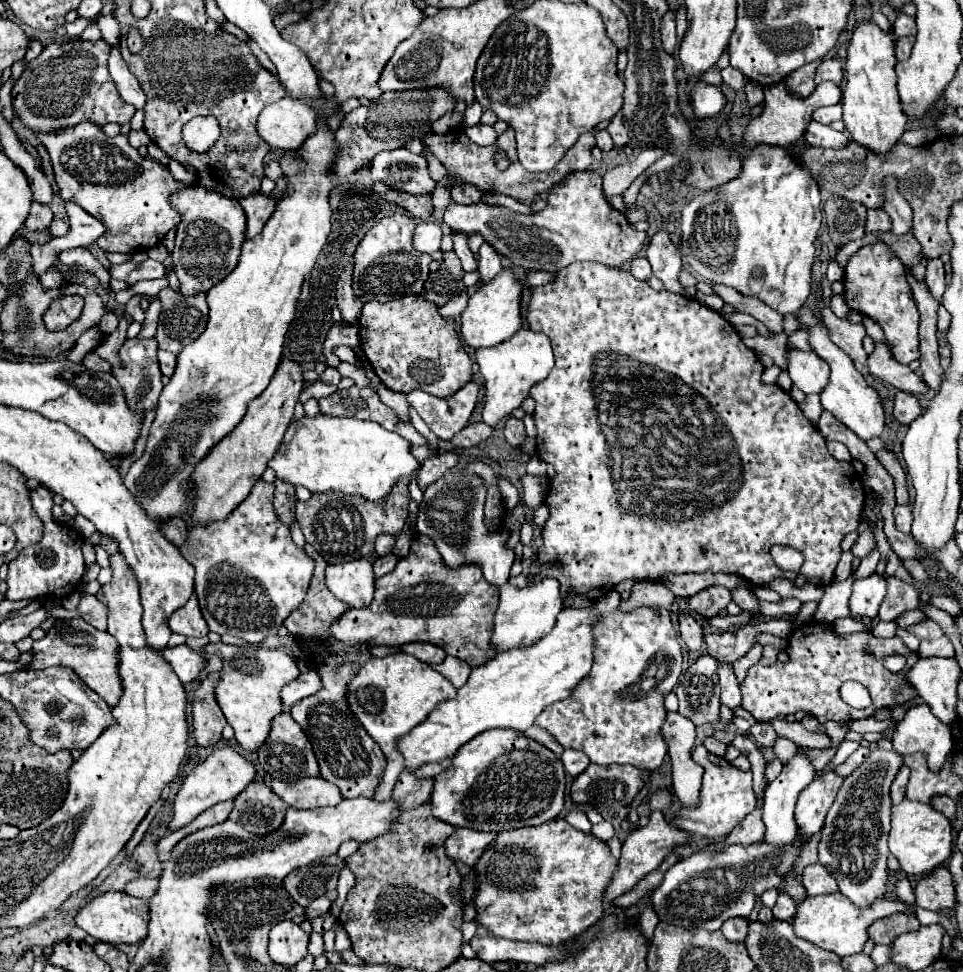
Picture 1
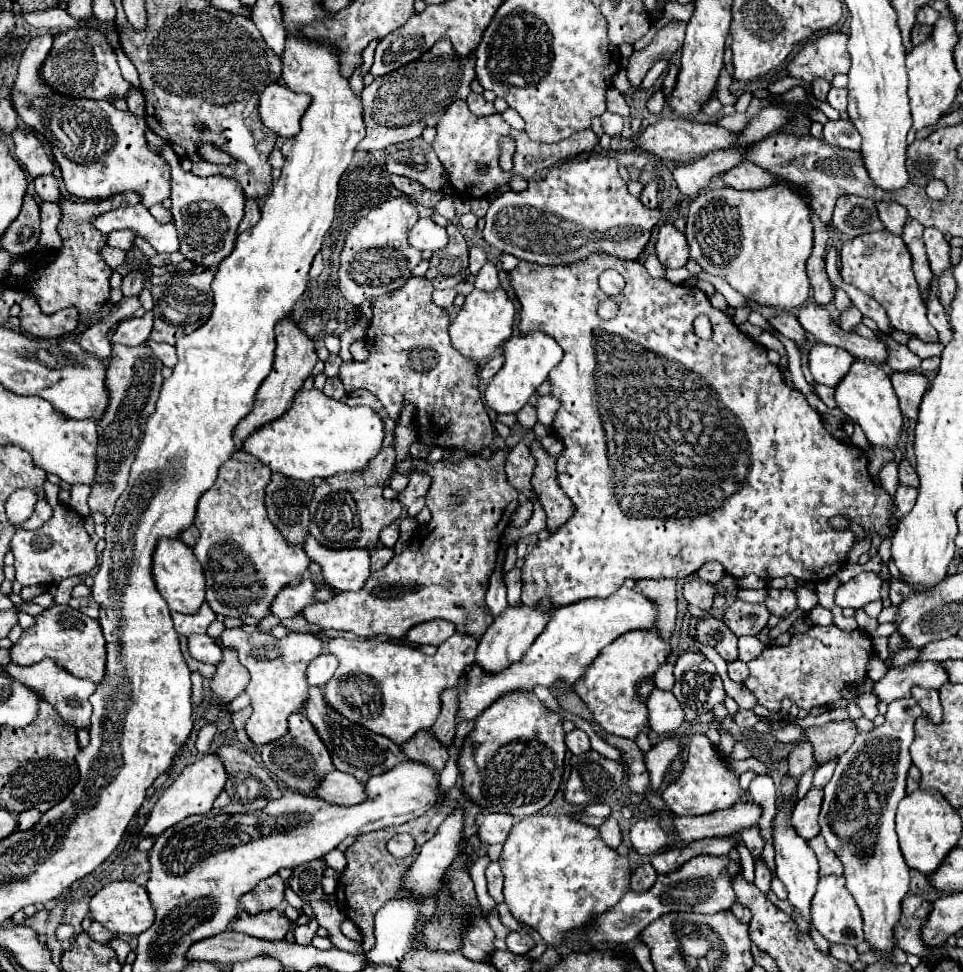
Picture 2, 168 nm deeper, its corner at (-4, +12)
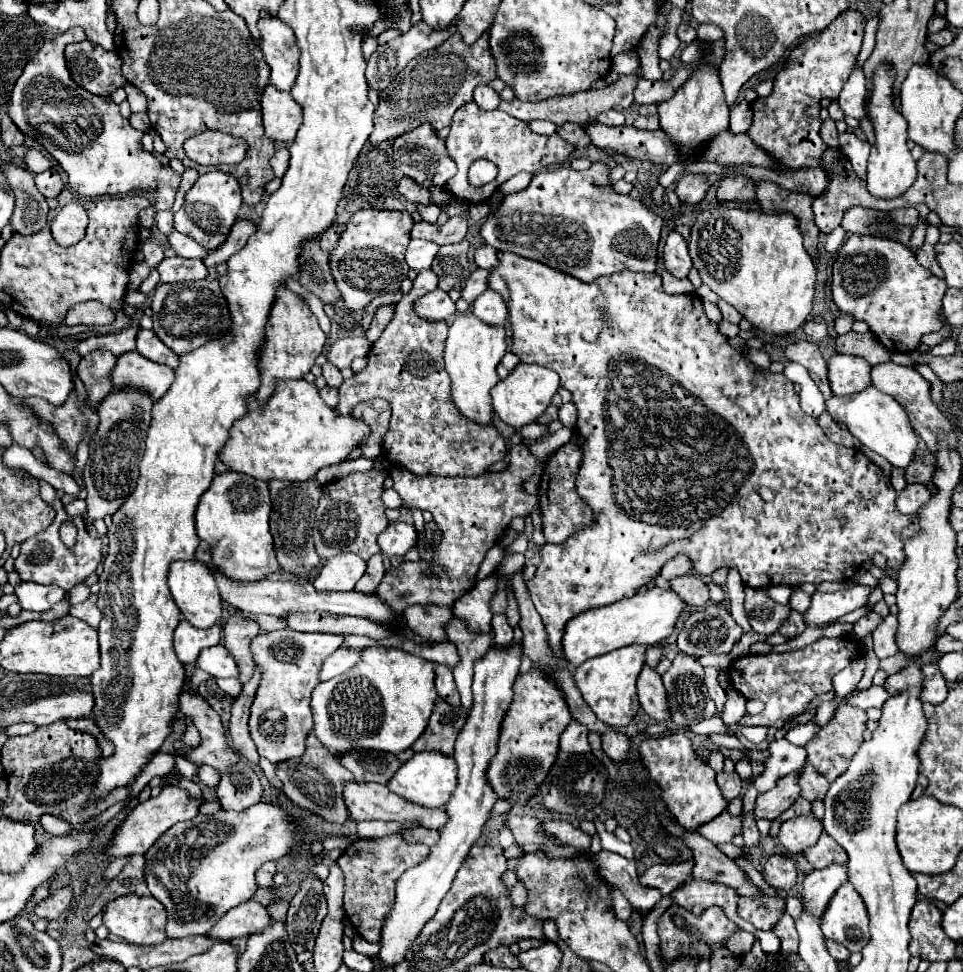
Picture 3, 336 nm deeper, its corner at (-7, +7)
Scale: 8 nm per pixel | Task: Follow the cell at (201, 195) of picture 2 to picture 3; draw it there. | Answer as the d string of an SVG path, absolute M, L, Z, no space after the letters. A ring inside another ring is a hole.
M211 171L199 175L199 179L187 191L183 207L175 213L175 229L185 233L187 237L193 237L193 241L201 241L207 253L213 253L229 237L233 223L237 221L241 201L243 199L241 199L241 187L237 177L223 171Z

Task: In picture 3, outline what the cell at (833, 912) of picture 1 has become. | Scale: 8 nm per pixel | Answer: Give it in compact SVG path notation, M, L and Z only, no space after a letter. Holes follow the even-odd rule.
M851 883L841 885L829 901L823 917L821 931L827 939L845 945L851 953L861 951L869 941L869 917L863 899Z

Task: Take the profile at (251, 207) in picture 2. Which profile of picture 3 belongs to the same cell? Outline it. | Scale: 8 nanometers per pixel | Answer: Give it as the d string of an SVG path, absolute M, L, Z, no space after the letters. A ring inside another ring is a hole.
M239 219L239 221L233 225L233 229L231 229L227 241L225 241L217 251L213 251L213 253L209 253L209 255L205 257L205 265L207 265L207 267L215 267L215 265L219 265L219 263L225 263L233 253L237 253L237 251L241 251L241 249L245 247L247 239L249 239L253 233L255 233L255 223L253 223L251 219Z

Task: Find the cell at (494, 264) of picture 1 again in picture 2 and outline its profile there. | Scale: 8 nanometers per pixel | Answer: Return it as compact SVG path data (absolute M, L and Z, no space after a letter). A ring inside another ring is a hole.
M488 262L480 270L480 274L476 276L474 288L476 290L484 290L484 292L494 292L498 286L500 286L500 282L498 282L498 270L496 270L496 266L492 262Z

